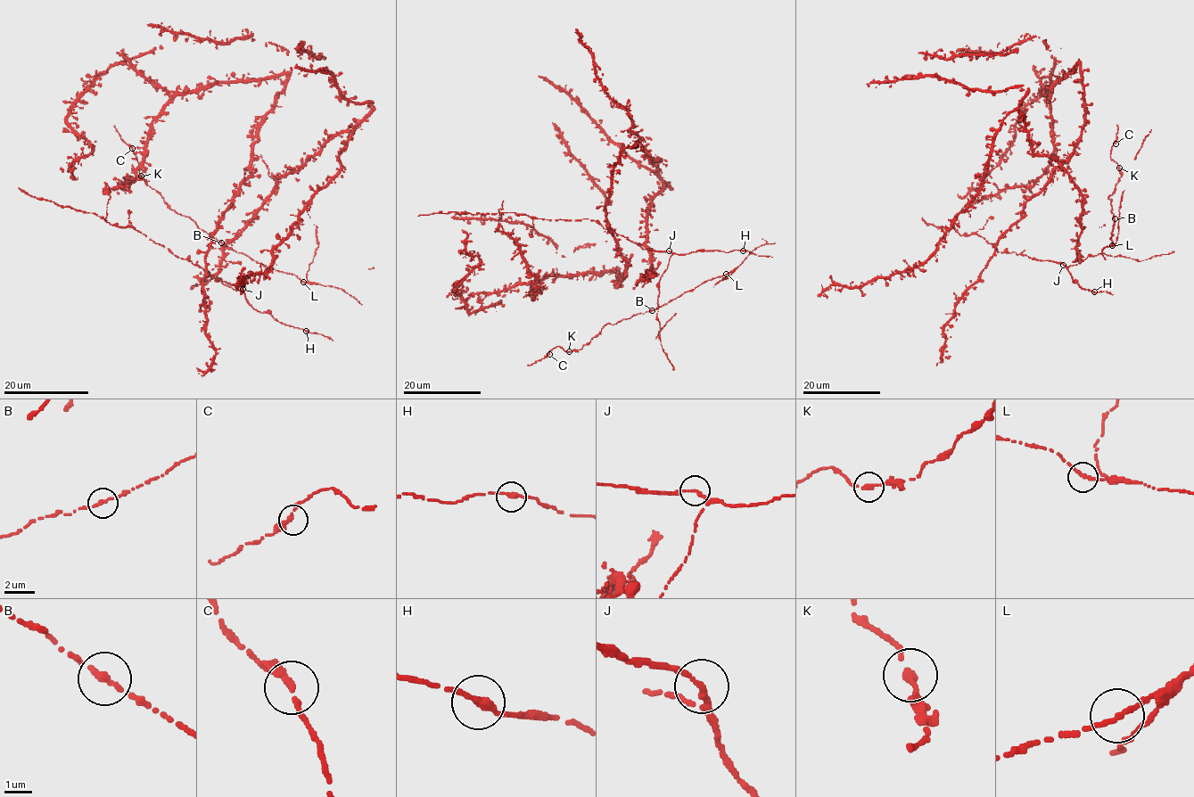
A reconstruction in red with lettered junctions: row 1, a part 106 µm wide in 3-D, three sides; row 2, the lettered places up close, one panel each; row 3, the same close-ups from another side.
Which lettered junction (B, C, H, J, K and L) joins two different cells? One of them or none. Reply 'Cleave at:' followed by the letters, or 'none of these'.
Cleave at: none of these

